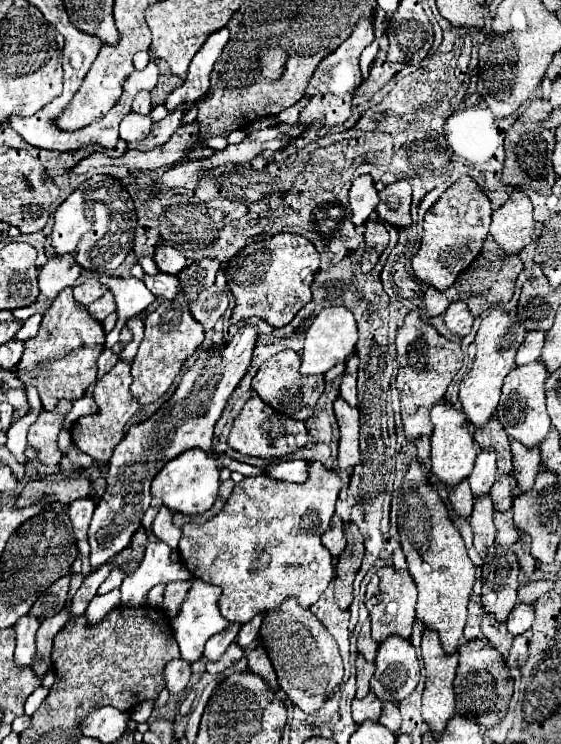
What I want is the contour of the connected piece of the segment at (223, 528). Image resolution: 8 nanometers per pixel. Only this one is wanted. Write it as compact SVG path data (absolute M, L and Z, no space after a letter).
M320 461L310 463L310 475L304 483L274 481L266 475L246 477L236 483L224 509L202 525L184 525L180 539L180 557L186 569L202 581L222 589L220 611L228 621L248 623L254 615L276 609L284 599L296 597L302 607L312 607L334 577L332 555L320 543L322 533L328 529L334 515L334 505L342 489L342 479Z

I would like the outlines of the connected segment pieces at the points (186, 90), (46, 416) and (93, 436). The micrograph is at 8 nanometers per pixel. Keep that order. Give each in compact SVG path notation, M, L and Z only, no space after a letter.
M226 27L222 31L216 31L214 35L210 35L206 39L202 49L194 55L194 59L190 63L188 77L186 77L184 85L174 89L168 95L166 105L164 105L168 111L172 111L176 107L184 107L184 111L188 111L192 103L196 103L198 99L206 97L206 93L210 89L212 67L214 67L216 59L220 57L220 53L222 53L226 43L228 43L228 29Z
M60 401L58 409L42 411L32 431L28 431L28 443L38 449L38 461L46 465L58 465L64 453L58 447L58 433L64 429L66 413L72 409L70 401Z
M120 361L108 375L104 375L96 387L94 387L94 399L100 407L100 411L96 415L90 417L80 417L72 429L72 439L76 443L78 449L82 449L84 453L88 453L94 461L98 463L108 463L108 459L112 457L112 451L116 447L116 443L120 443L120 439L124 437L124 427L130 421L130 417L138 411L138 401L132 397L130 393L130 385L132 385L132 375L130 375L130 363Z

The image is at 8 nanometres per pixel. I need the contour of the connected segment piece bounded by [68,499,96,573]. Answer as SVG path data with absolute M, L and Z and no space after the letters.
M78 499L74 501L70 507L68 507L68 515L70 515L70 521L72 521L72 527L74 527L74 537L76 537L76 545L78 545L78 551L80 551L80 559L82 559L82 571L86 573L88 567L90 567L90 561L88 561L88 555L90 555L90 547L88 547L88 525L90 525L90 519L92 519L92 513L94 513L94 501L92 499Z

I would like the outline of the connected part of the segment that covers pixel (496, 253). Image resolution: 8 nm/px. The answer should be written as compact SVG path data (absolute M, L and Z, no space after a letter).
M488 235L482 251L478 253L478 257L458 275L454 287L464 293L464 301L470 307L472 315L480 315L482 311L490 309L492 305L500 303L500 301L510 301L510 297L514 295L514 283L518 273L524 269L524 263L518 255L508 255L506 251L500 251L500 245Z

